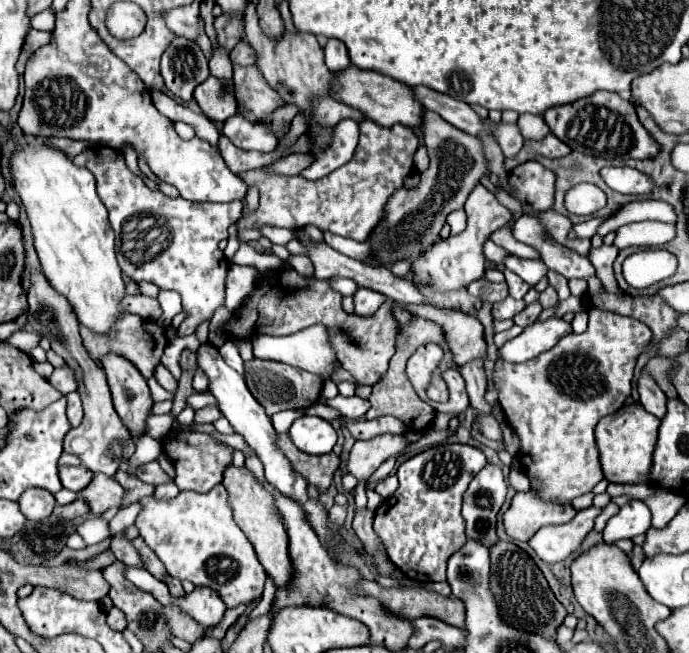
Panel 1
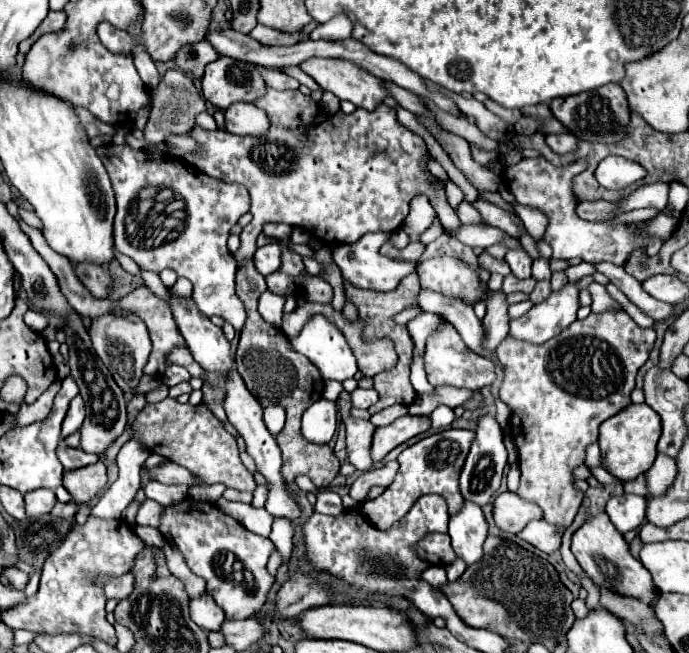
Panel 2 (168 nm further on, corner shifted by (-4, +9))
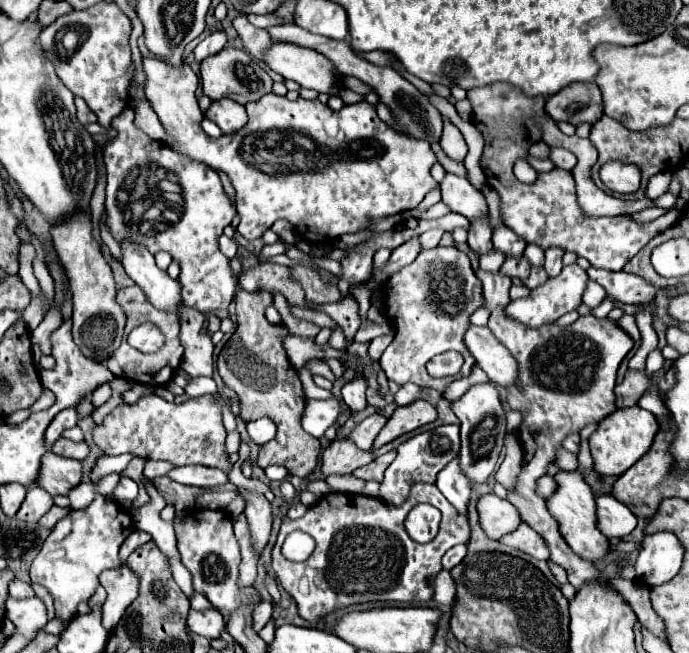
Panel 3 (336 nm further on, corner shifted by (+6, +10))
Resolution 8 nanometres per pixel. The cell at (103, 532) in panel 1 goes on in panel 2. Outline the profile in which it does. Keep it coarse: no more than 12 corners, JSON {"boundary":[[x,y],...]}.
{"boundary":[[127,441],[119,477],[93,505],[91,515],[121,517],[141,489],[141,467],[149,451]]}

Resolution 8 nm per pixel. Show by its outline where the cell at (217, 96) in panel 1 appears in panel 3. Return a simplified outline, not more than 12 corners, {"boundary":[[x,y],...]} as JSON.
{"boundary":[[225,48],[201,62],[203,94],[247,104],[273,80],[247,52]]}

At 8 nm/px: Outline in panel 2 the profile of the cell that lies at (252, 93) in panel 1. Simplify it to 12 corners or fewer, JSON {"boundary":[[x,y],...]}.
{"boundary":[[271,87],[261,137],[185,133],[191,167],[249,189],[253,221],[321,243],[399,229],[431,197],[461,225],[395,109],[327,115]]}

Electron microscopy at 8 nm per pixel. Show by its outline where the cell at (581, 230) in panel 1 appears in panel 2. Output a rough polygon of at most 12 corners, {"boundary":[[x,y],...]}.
{"boundary":[[667,183],[639,187],[619,201],[621,213],[641,207],[663,211],[669,201]]}

